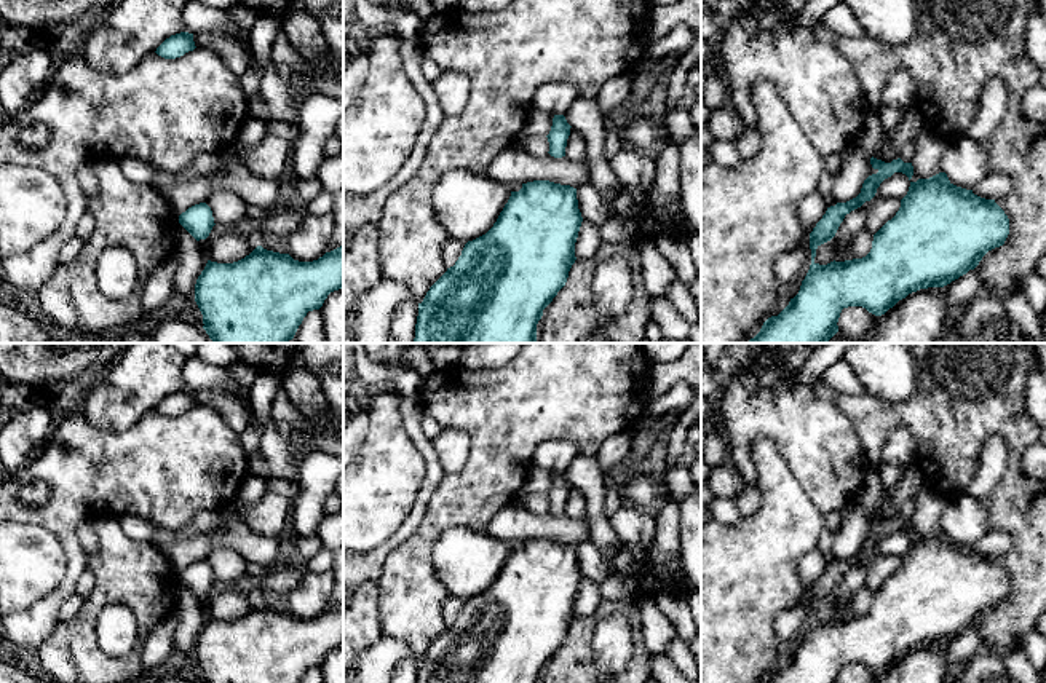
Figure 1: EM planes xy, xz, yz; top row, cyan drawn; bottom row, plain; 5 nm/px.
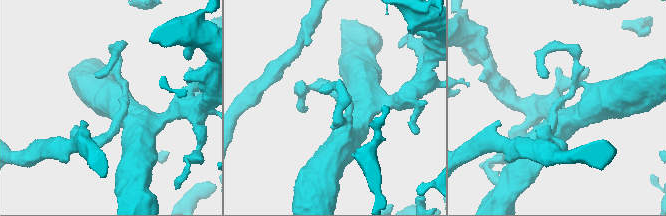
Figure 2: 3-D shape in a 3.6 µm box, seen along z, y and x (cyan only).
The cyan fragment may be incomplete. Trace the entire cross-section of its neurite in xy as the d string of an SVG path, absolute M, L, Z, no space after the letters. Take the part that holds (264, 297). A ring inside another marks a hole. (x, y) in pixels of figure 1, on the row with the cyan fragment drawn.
M343 244L313 262L257 246L233 263L208 260L195 284L212 343L287 343L308 311L343 287Z

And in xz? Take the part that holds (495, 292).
M533 180L511 191L493 227L465 244L455 265L418 303L414 343L537 343L543 310L576 260L581 222L576 188L570 185Z

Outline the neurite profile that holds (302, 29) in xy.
M287 10L281 19L281 29L286 32L294 49L311 64L331 61L331 53L318 19L303 10Z

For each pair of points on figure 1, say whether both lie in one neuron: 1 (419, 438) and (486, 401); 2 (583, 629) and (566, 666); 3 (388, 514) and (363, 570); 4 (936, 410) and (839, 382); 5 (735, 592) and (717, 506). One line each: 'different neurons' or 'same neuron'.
1: different neurons
2: same neuron
3: different neurons
4: different neurons
5: different neurons

